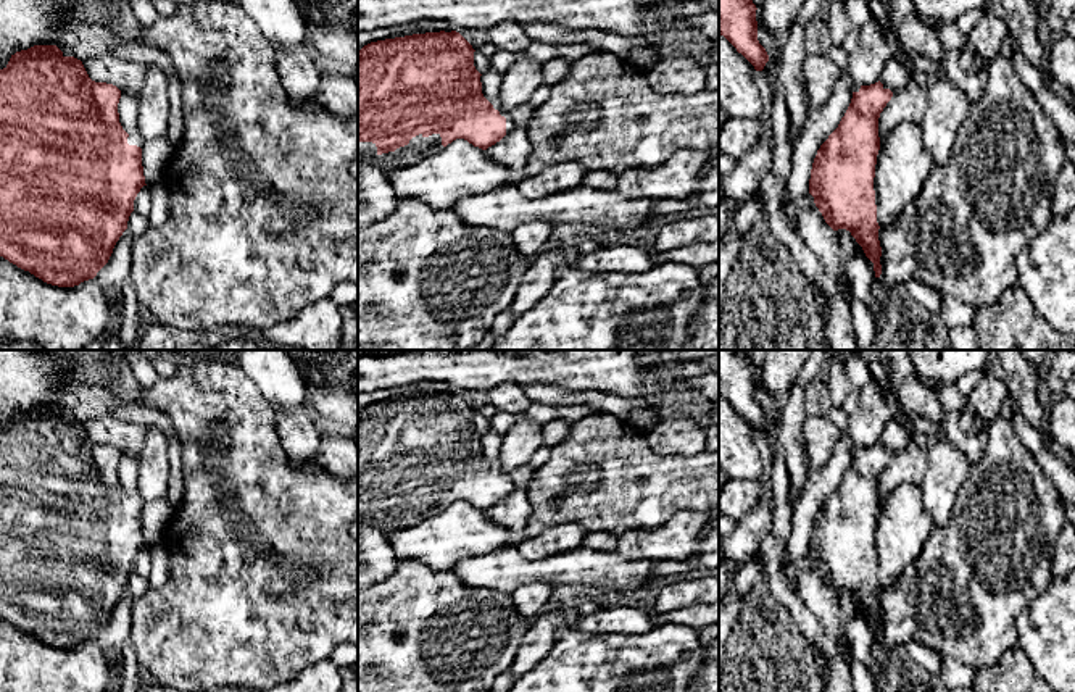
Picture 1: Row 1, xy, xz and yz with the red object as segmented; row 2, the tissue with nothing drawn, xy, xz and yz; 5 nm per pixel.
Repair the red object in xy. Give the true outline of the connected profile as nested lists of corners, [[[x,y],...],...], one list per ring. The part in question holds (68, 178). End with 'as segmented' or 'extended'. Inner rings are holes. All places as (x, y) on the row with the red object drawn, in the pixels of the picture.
[[[34,45],[16,52],[8,65],[0,69],[0,256],[47,284],[74,287],[93,279],[108,263],[116,242],[127,229],[134,200],[140,189],[147,186],[142,166],[143,139],[139,134],[129,135],[122,129],[118,113],[119,98],[121,90],[116,85],[92,81],[82,61],[74,56],[64,56],[56,45]]] | extended

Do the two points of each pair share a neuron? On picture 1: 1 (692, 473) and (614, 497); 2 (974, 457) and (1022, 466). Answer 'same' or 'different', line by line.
1: same
2: different

